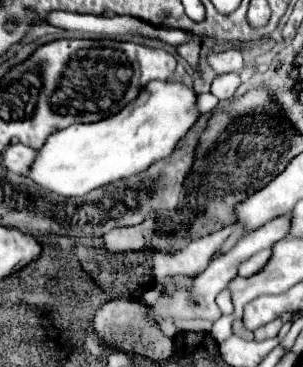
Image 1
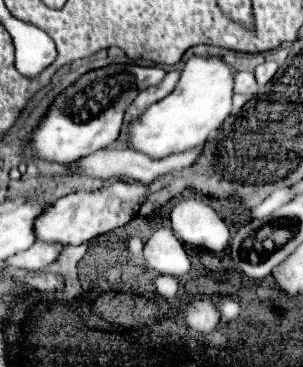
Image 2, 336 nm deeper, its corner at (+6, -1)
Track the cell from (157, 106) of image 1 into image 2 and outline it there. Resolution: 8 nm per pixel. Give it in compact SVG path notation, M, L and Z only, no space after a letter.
M190 57L180 71L180 79L172 95L150 105L140 121L130 123L126 143L130 149L146 153L152 159L164 159L202 145L232 113L232 97L234 71L220 57Z

